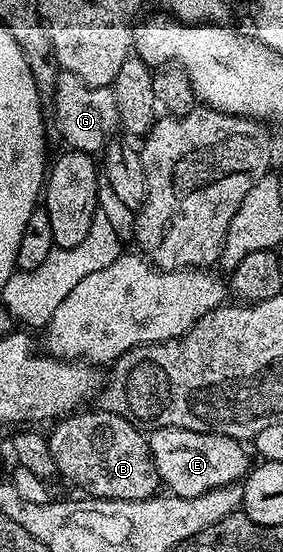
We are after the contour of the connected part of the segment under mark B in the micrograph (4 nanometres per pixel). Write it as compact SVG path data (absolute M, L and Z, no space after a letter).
M77 411L63 419L57 420L51 426L52 433L47 434L48 450L54 455L56 469L59 476L81 485L85 494L98 497L106 501L141 501L147 497L157 496L162 482L156 464L152 462L152 452L148 446L147 436L131 421L126 420L117 413L84 413L88 411Z

